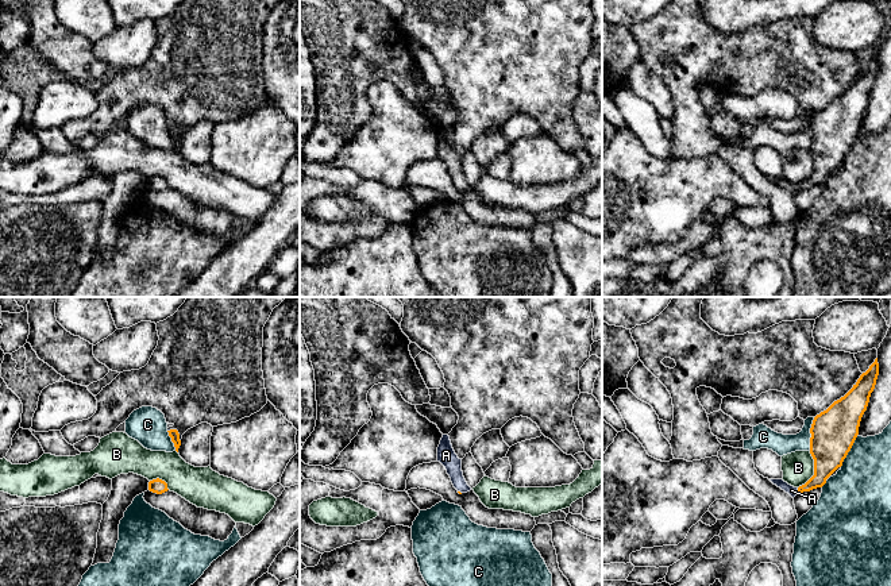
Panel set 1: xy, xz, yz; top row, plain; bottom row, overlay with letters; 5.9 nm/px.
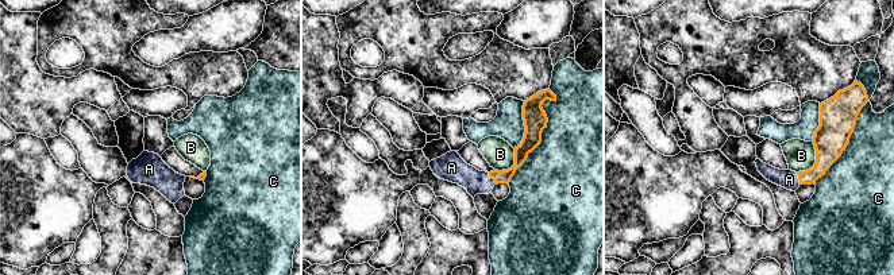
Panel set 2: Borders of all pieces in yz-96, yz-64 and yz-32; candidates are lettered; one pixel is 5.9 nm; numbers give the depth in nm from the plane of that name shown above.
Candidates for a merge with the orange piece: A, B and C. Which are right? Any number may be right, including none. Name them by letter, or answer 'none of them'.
A

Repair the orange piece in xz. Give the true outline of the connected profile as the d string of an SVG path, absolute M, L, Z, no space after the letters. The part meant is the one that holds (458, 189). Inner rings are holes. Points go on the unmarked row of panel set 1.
M443 132L437 144L437 159L446 165L447 171L450 173L451 180L459 192L471 188L463 174L462 157L459 157L455 151L448 132Z

